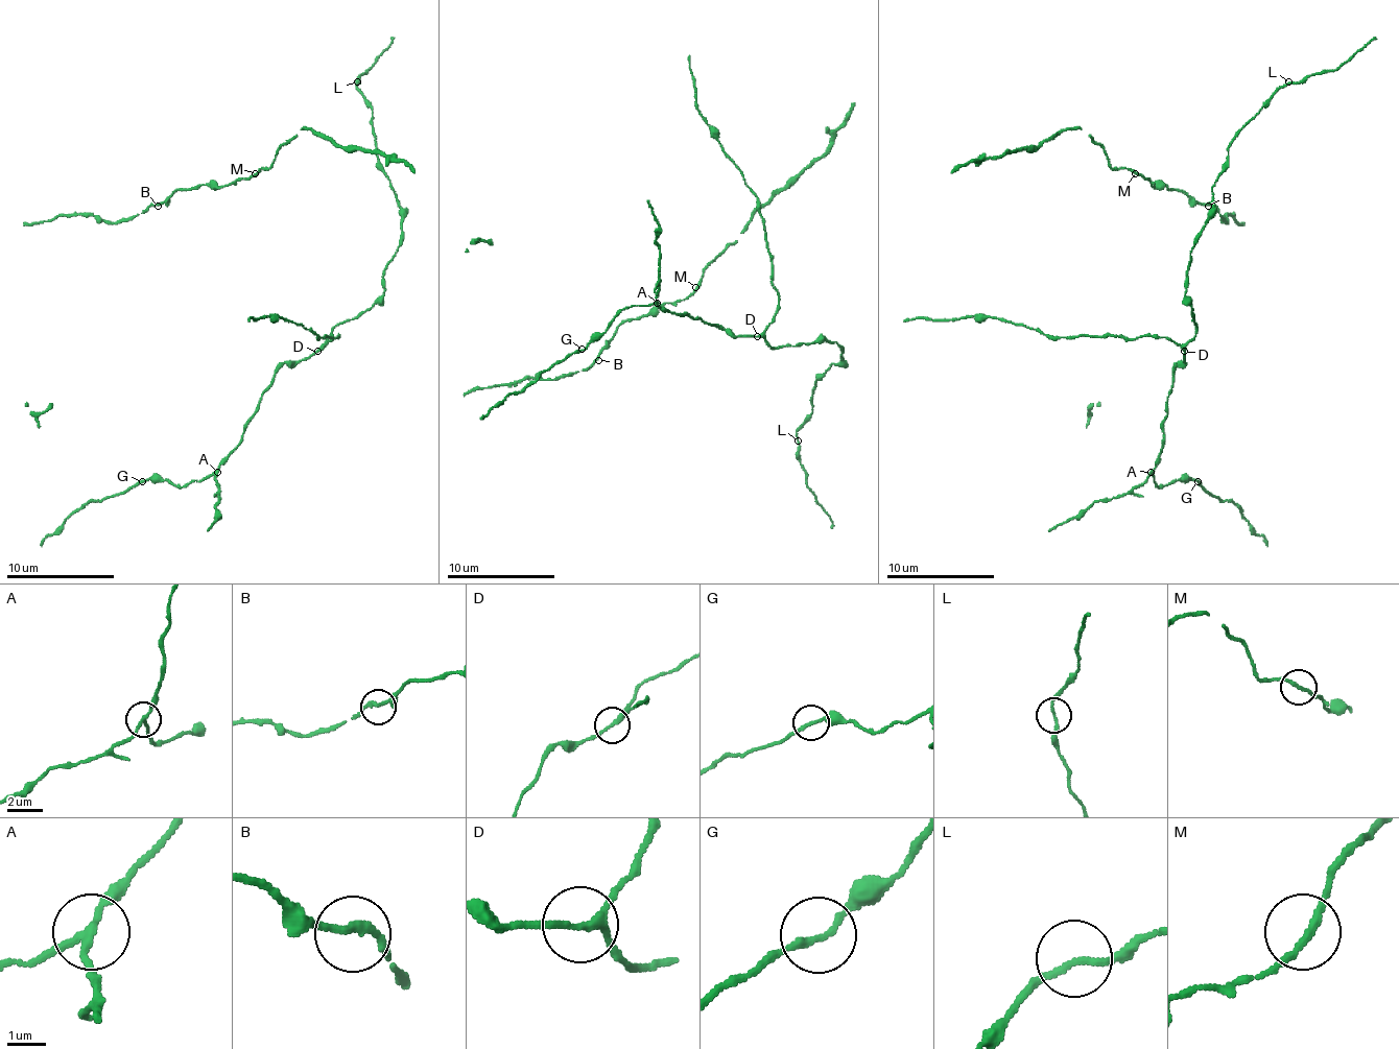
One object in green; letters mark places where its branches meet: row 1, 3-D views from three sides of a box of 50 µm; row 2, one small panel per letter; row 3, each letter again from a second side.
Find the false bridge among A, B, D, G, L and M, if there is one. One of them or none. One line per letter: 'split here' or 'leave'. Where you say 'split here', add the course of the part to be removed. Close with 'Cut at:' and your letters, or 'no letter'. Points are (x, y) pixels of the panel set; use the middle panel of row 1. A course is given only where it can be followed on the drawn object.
A: split here | (658, 303), (660, 246), (658, 219), (646, 200)
B: leave
D: leave
G: leave
L: leave
M: leave
Cut at: A

